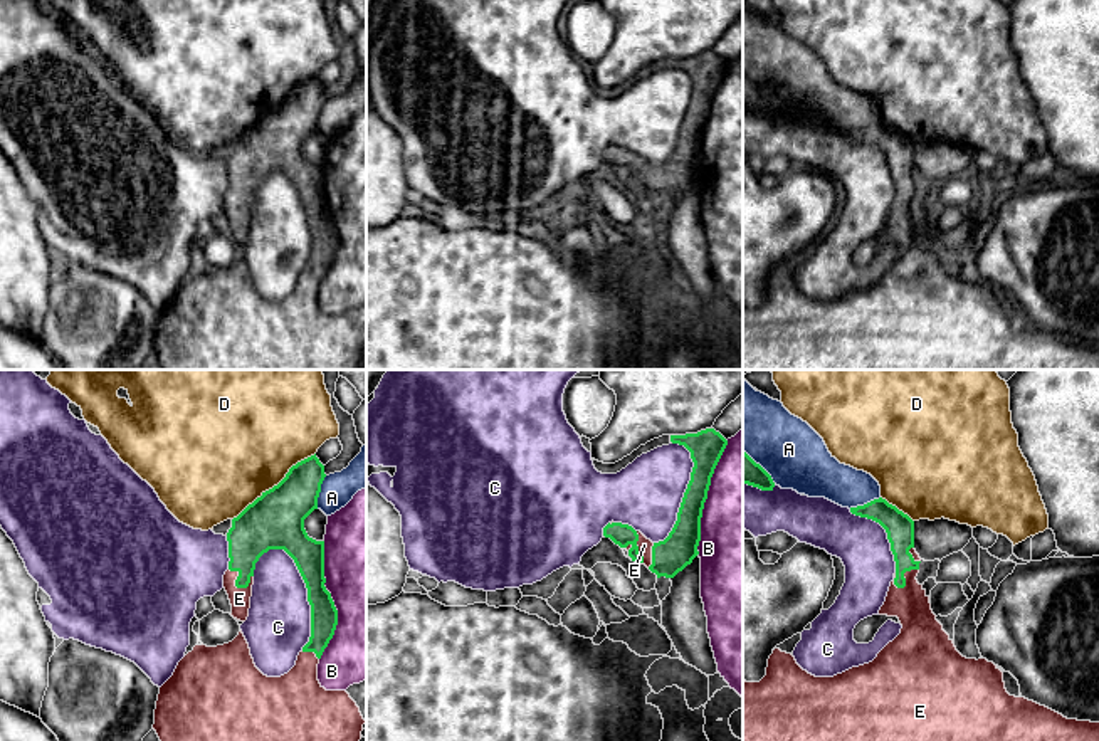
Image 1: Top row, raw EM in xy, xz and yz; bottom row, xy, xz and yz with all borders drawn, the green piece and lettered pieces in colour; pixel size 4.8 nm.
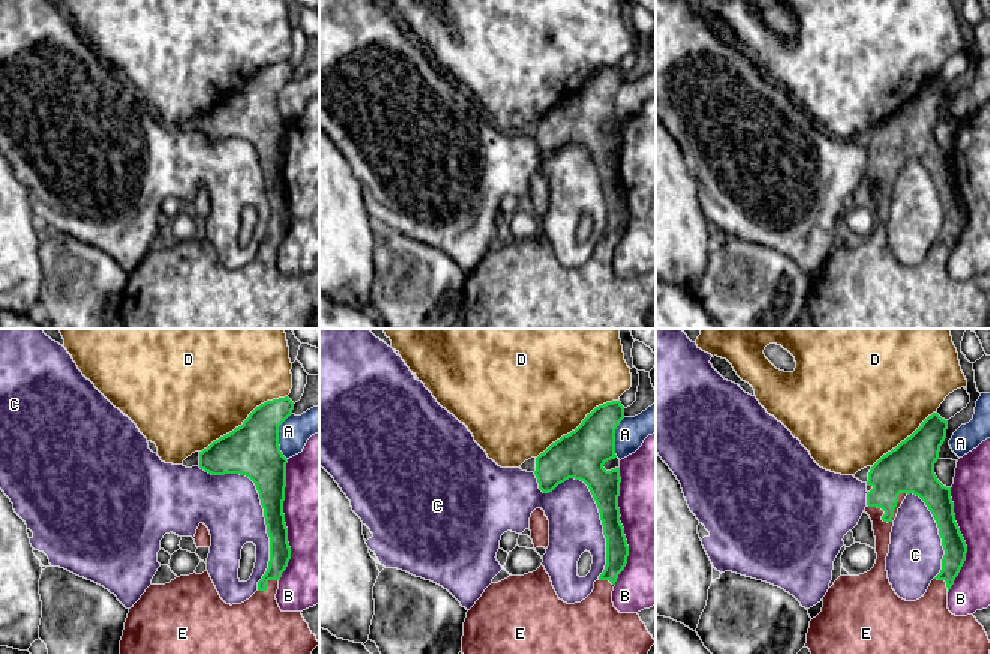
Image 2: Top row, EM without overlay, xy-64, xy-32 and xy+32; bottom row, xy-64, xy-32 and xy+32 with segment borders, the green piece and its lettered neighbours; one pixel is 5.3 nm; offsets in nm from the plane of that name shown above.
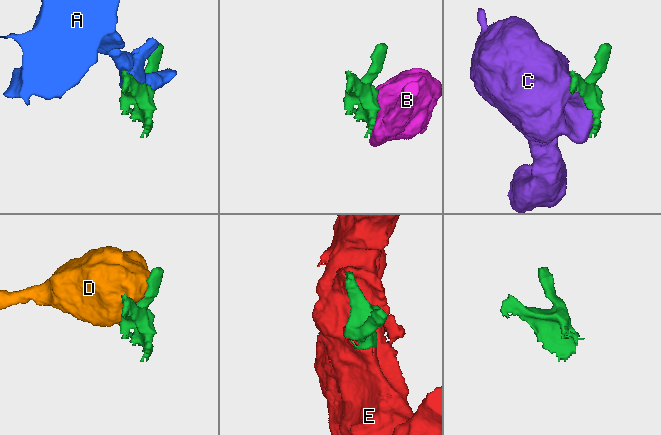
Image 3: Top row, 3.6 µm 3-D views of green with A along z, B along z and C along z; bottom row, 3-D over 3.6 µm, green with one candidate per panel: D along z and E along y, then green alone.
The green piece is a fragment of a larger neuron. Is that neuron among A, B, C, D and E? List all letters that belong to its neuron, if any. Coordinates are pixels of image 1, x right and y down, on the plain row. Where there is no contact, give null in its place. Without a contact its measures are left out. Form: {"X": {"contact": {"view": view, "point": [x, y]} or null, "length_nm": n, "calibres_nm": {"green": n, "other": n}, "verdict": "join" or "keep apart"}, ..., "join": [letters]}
{"A": {"contact": {"view": "xy", "point": [320, 115]}, "length_nm": 170, "calibres_nm": {"green": 280, "other": 160}, "verdict": "keep apart"}, "B": {"contact": {"view": "xy", "point": [331, 224]}, "length_nm": 550, "calibres_nm": {"green": 150, "other": 400}, "verdict": "keep apart"}, "C": {"contact": {"view": "xy", "point": [308, 217]}, "length_nm": 500, "calibres_nm": {"green": 150, "other": 300}, "verdict": "keep apart"}, "D": {"contact": {"view": "xy", "point": [274, 110]}, "length_nm": 500, "calibres_nm": {"green": 280, "other": 500}, "verdict": "keep apart"}, "E": {"contact": {"view": "xy", "point": [236, 205]}, "length_nm": 130, "calibres_nm": {"green": 220, "other": 100}, "verdict": "join"}, "join": ["E"]}

